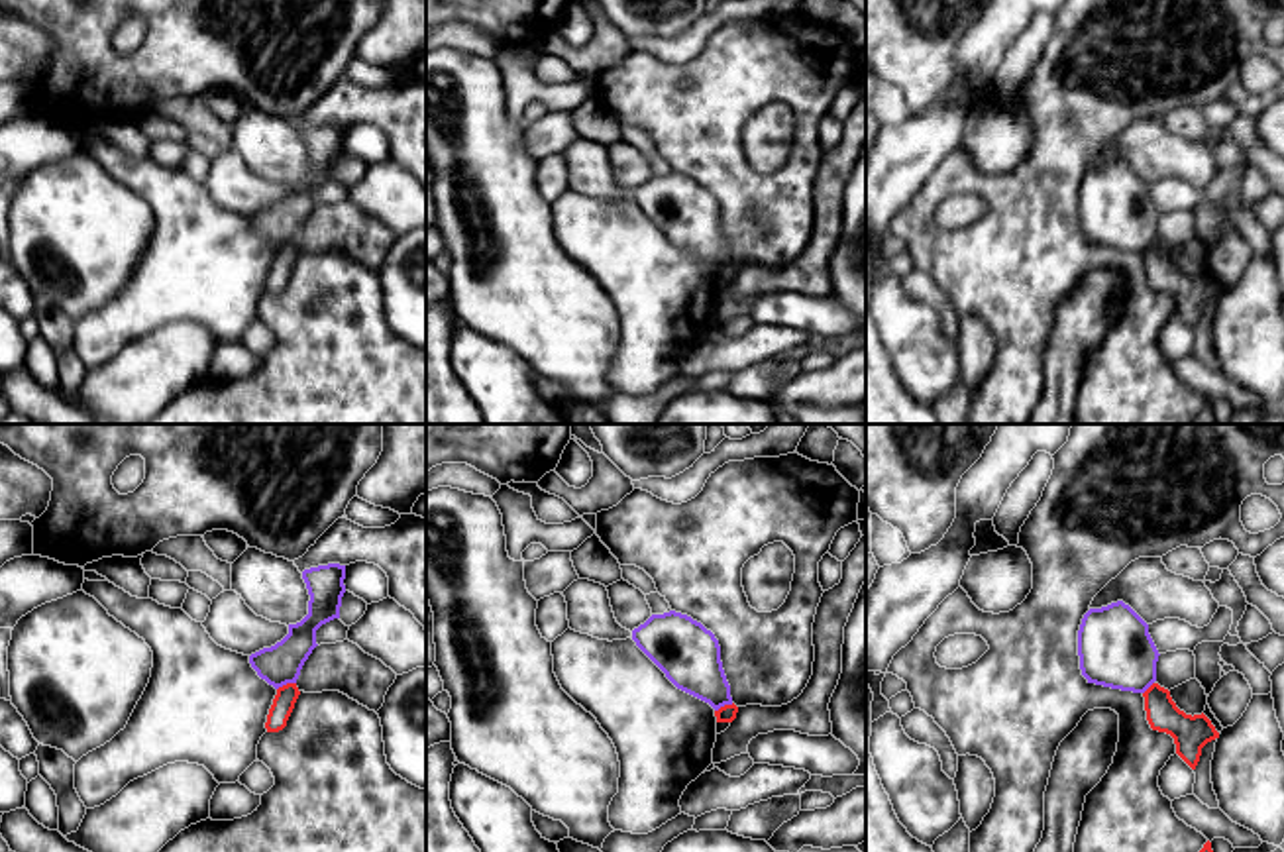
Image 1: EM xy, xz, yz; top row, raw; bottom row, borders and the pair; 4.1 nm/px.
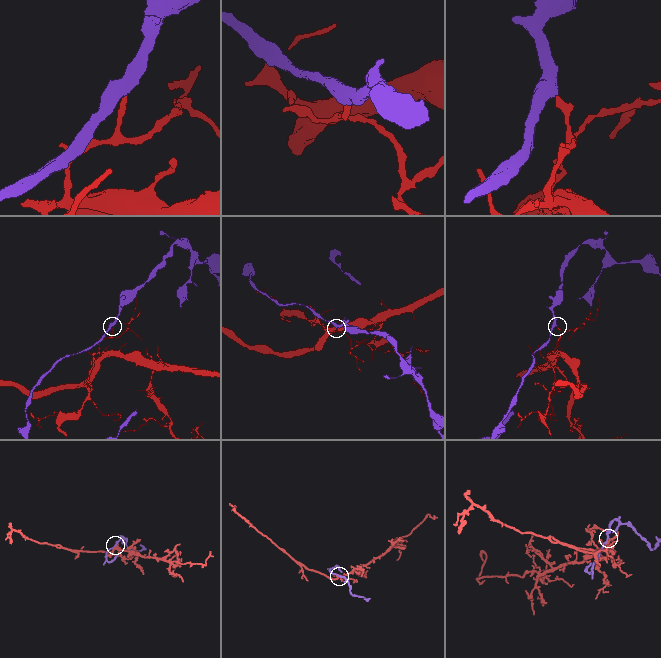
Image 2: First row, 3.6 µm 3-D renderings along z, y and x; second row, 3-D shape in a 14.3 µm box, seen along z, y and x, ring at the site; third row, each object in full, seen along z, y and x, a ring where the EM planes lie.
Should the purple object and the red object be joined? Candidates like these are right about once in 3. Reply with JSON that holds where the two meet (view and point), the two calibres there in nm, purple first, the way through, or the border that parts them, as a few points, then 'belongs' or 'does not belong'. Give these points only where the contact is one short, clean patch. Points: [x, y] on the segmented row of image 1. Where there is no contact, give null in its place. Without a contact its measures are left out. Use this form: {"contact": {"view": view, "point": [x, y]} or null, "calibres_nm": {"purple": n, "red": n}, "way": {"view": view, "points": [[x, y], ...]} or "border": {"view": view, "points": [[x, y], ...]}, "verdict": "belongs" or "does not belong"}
{"contact": {"view": "xy", "point": [285, 684]}, "calibres_nm": {"purple": 170, "red": 90}, "border": {"view": "xy", "points": [[295, 682], [287, 682], [277, 690]]}, "verdict": "does not belong"}

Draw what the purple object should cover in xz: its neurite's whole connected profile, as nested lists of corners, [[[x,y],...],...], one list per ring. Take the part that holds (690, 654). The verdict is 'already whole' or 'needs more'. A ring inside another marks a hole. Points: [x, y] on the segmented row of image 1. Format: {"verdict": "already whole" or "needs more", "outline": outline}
{"verdict": "already whole", "outline": [[[675,611],[652,614],[632,640],[677,689],[715,711],[732,705],[719,640],[701,622]]]}

